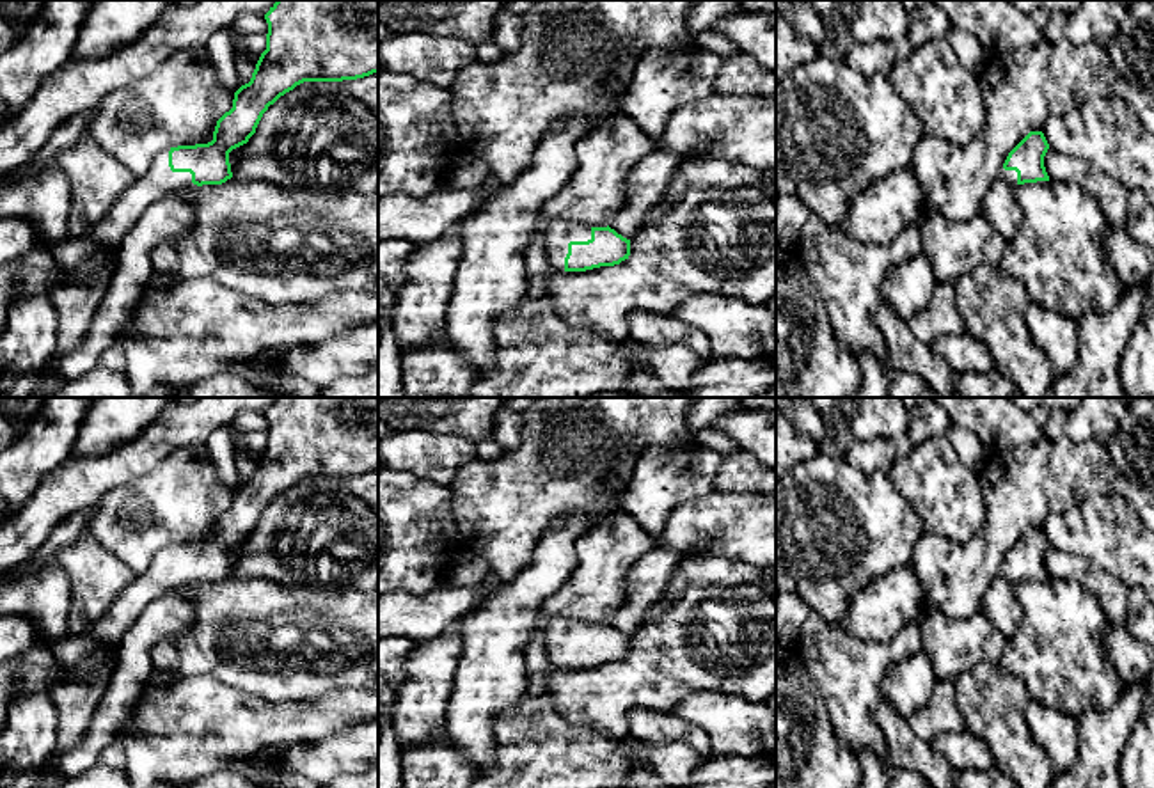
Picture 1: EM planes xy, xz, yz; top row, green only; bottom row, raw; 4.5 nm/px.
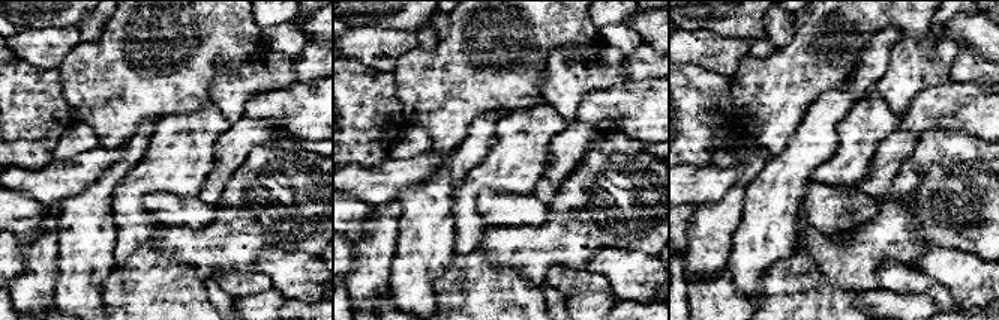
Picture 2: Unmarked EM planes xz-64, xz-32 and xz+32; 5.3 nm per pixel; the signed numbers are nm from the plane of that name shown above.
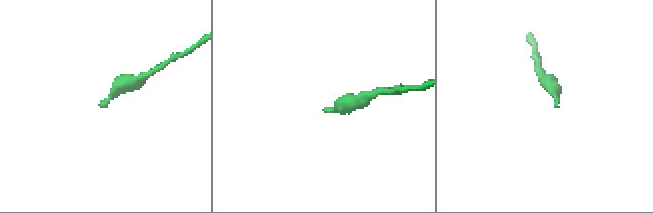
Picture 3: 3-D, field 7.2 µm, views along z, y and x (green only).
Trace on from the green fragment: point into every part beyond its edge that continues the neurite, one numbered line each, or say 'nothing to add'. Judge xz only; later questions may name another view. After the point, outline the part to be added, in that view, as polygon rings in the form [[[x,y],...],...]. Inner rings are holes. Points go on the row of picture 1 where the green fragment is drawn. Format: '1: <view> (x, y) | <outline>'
1: xz (560, 233) | [[[552,220],[545,231],[545,254],[554,272],[565,272],[570,241],[591,240],[591,225],[568,220]]]

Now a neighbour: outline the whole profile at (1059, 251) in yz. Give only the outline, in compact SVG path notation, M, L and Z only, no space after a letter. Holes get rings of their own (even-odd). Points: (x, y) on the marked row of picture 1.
M1053 179L1019 185L1014 197L1023 220L1017 232L1007 240L1000 266L1026 288L1031 303L1074 321L1090 312L1111 311L1122 288L1104 256L1110 224L1099 204L1078 185Z

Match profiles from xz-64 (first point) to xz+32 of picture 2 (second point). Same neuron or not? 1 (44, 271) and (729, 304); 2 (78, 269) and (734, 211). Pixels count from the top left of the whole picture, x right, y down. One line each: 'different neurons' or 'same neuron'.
1: different neurons
2: different neurons

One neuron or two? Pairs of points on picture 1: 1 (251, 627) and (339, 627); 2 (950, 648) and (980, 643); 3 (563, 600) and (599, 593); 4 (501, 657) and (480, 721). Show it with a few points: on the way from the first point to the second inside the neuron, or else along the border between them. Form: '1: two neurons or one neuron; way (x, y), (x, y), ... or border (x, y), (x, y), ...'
1: one neuron; way (272, 618), (318, 618)
2: one neuron; way (957, 643), (973, 643)
3: one neuron; way (572, 600), (590, 595)
4: one neuron; way (492, 673), (482, 691), (480, 705)

